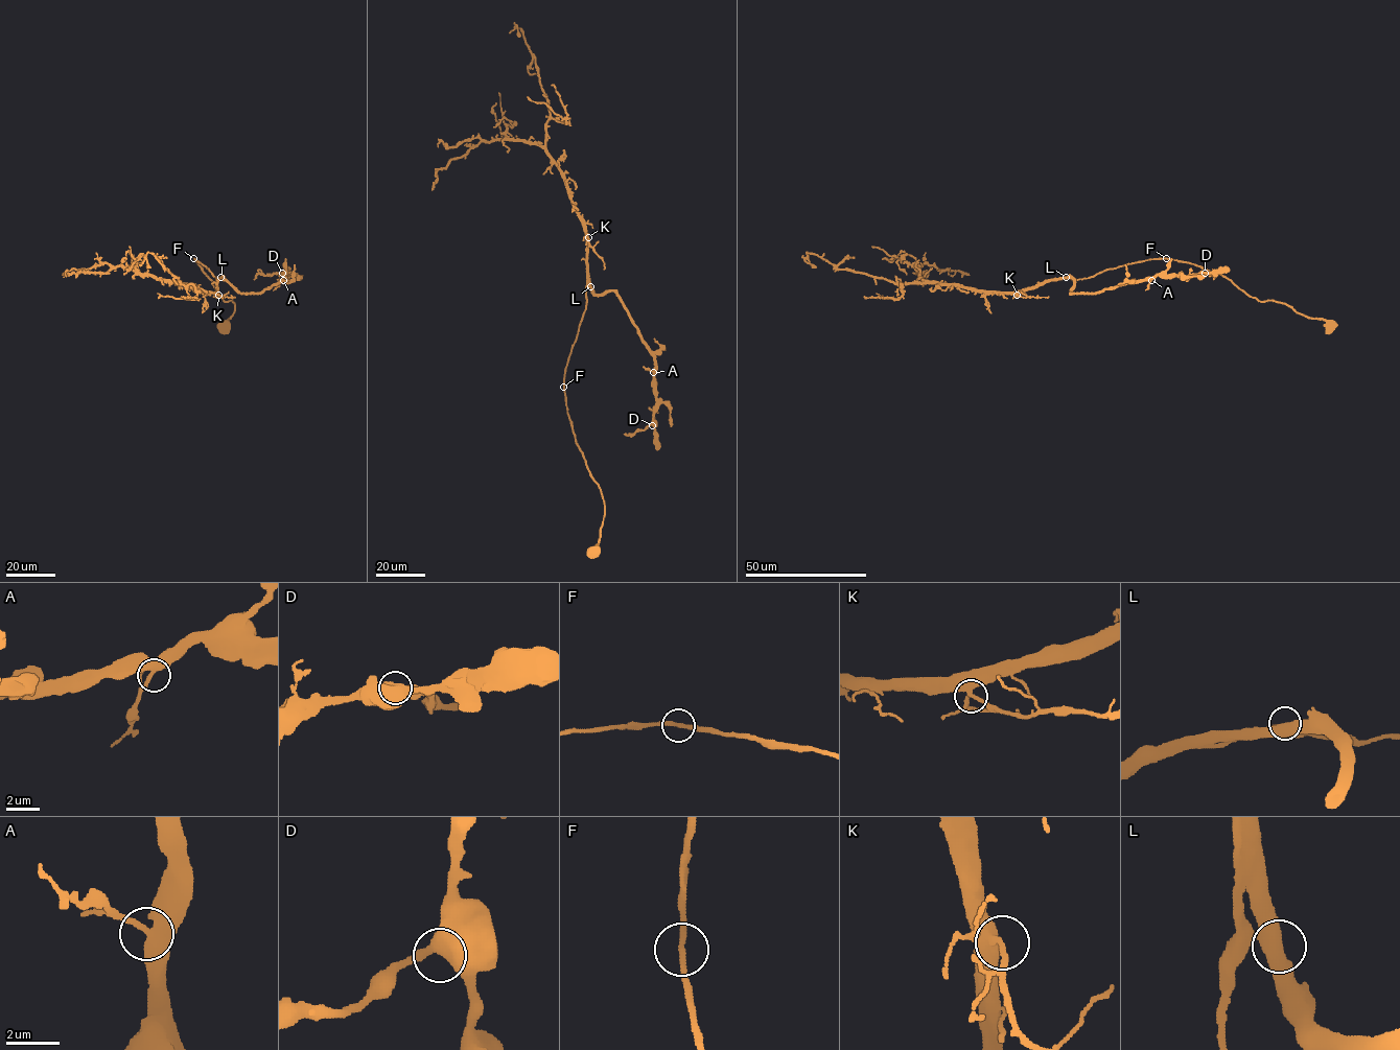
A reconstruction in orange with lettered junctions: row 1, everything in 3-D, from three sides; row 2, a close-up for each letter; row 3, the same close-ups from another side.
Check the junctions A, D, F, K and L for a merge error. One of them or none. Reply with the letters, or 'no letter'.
no letter

